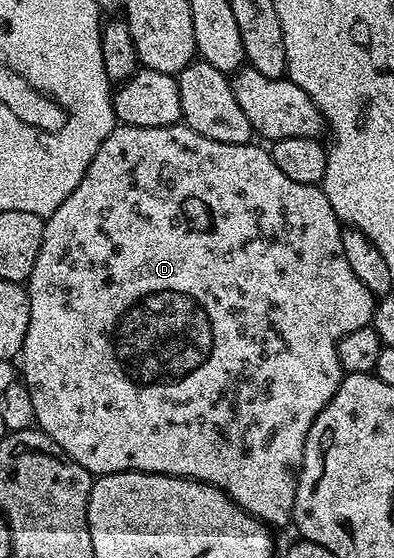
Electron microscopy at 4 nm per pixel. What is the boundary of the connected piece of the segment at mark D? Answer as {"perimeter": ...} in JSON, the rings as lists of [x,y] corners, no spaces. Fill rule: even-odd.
{"perimeter":[[[185,123],[169,124],[166,128],[141,128],[124,124],[115,126],[104,138],[100,150],[96,150],[96,158],[88,166],[84,178],[80,178],[80,186],[60,202],[60,206],[45,221],[46,229],[40,246],[40,254],[36,254],[36,266],[32,266],[32,274],[28,281],[30,293],[30,317],[28,318],[28,334],[24,334],[24,342],[20,353],[20,376],[26,385],[28,394],[32,394],[32,410],[37,427],[47,432],[56,443],[67,452],[84,470],[88,470],[95,477],[107,476],[113,472],[155,472],[165,476],[183,476],[189,480],[199,480],[205,484],[216,486],[222,492],[227,492],[248,514],[275,529],[289,525],[294,518],[294,503],[298,489],[298,469],[302,467],[302,455],[308,438],[308,430],[312,430],[312,422],[332,402],[336,390],[340,386],[344,375],[338,361],[338,343],[344,334],[352,334],[352,330],[360,330],[371,323],[374,316],[376,298],[352,274],[352,266],[348,266],[348,258],[344,258],[342,245],[342,229],[338,216],[332,210],[332,202],[323,194],[321,187],[292,182],[288,174],[280,171],[280,166],[270,157],[265,147],[257,148],[257,143],[229,144],[228,142],[212,142],[212,138],[204,138],[204,134],[196,134],[196,130],[186,127]]]}

